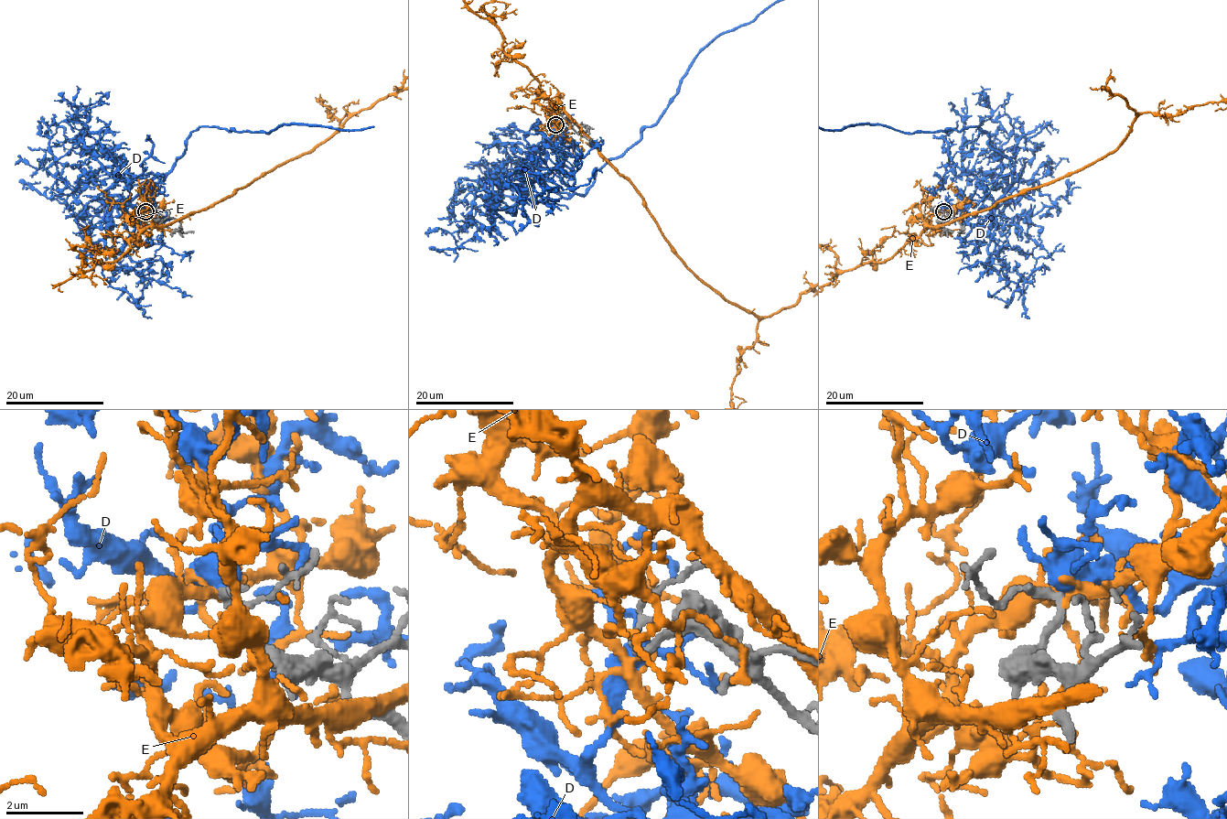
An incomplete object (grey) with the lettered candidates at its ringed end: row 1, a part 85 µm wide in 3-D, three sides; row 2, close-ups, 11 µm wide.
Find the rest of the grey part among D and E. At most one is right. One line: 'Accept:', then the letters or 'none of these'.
Accept: D

